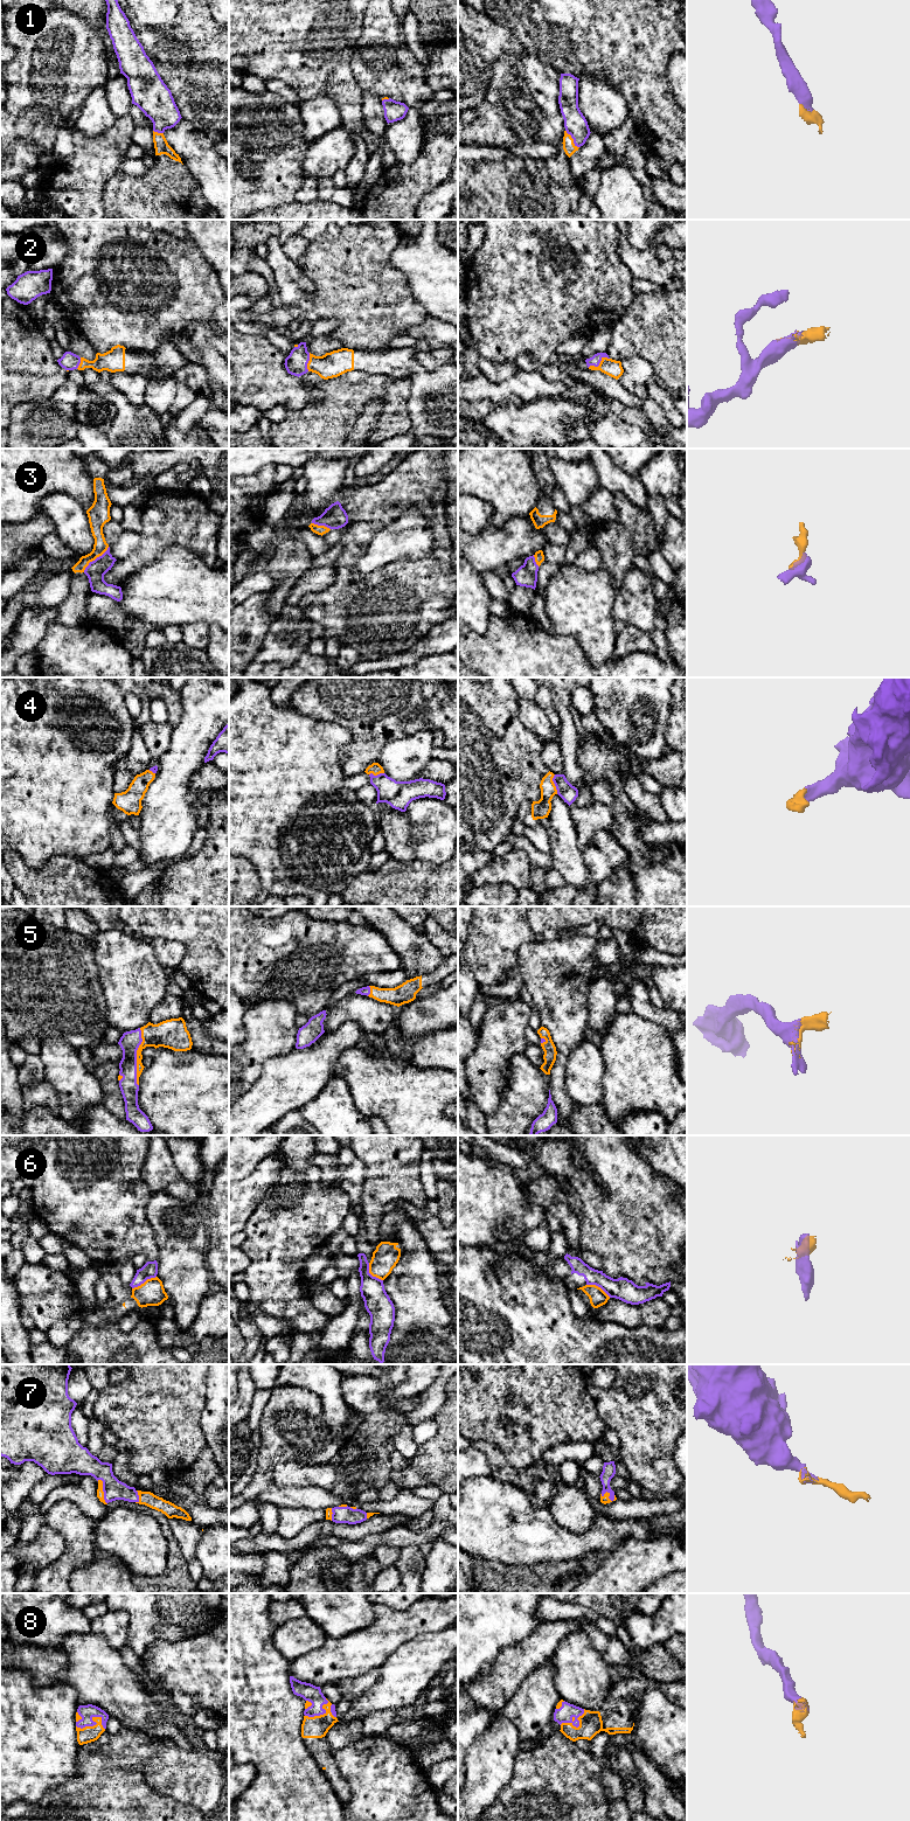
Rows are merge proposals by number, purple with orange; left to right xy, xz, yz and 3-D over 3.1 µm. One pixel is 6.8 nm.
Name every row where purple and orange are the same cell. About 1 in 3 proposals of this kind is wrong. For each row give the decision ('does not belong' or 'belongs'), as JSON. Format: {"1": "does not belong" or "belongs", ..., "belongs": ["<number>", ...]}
{"1": "belongs", "2": "belongs", "3": "belongs", "4": "belongs", "5": "belongs", "6": "does not belong", "7": "belongs", "8": "belongs", "belongs": ["1", "2", "3", "4", "5", "7", "8"]}

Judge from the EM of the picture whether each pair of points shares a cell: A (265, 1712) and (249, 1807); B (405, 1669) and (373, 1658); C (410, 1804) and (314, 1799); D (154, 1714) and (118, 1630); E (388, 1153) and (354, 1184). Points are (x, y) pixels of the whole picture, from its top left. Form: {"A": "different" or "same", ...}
{"A": "same", "B": "different", "C": "different", "D": "different", "E": "different"}

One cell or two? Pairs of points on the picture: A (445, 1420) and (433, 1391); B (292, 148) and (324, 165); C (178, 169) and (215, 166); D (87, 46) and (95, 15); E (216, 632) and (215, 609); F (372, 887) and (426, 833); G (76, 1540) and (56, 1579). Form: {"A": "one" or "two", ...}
{"A": "two", "B": "two", "C": "two", "D": "two", "E": "two", "F": "two", "G": "one"}

